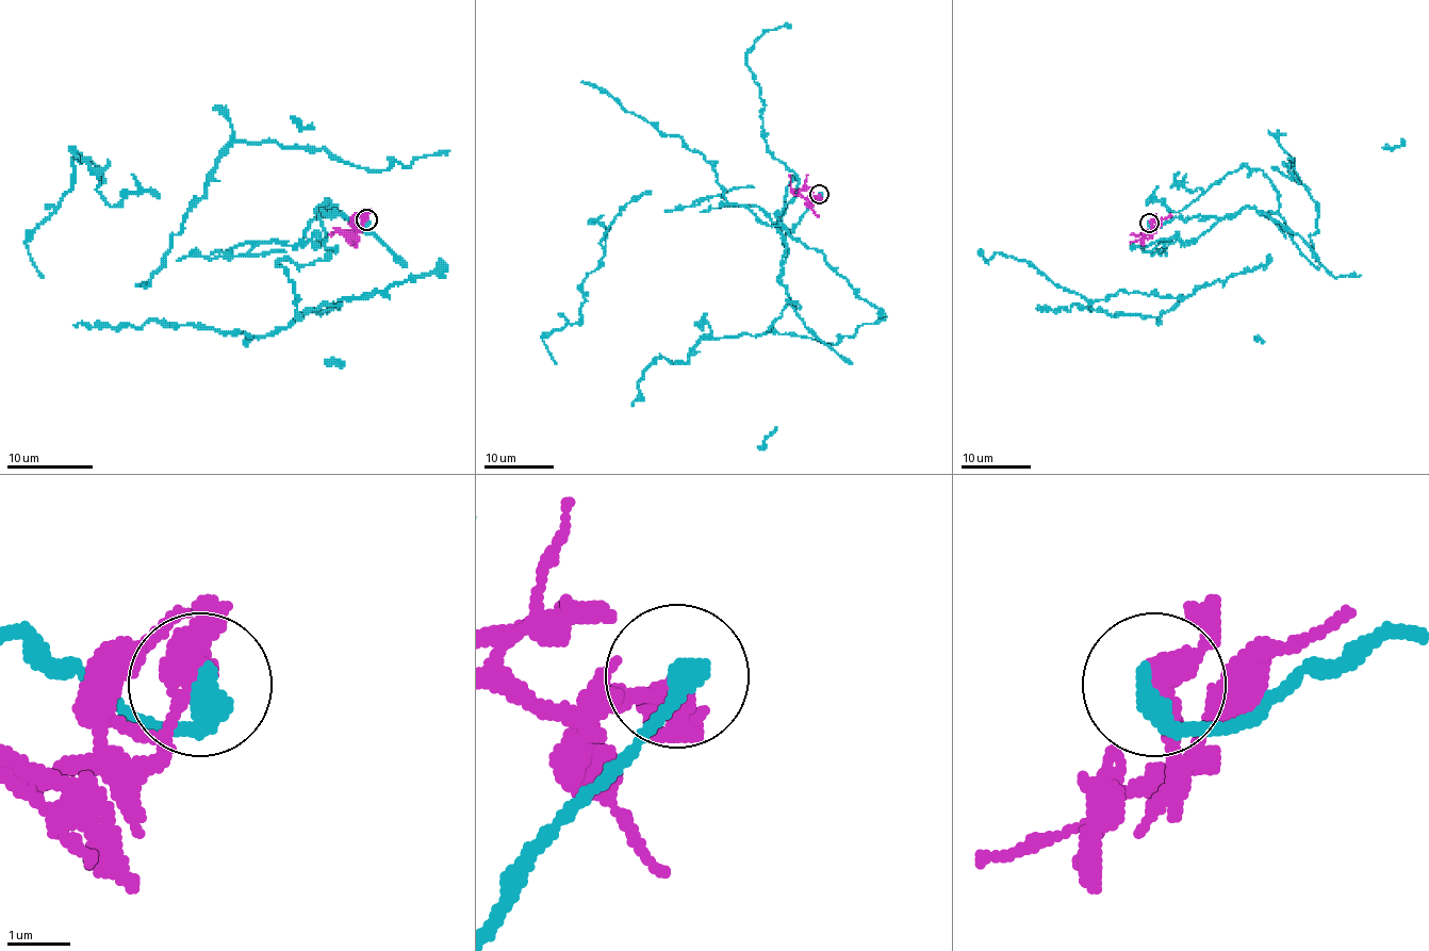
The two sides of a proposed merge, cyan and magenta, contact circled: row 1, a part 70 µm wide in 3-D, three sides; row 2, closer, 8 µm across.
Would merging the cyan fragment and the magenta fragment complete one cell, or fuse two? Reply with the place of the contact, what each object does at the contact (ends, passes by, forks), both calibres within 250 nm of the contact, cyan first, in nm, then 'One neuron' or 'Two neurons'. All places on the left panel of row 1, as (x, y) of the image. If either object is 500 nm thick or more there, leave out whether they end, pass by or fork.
Place: (366, 219). At the ring cyan ends. At the ring magenta passes by. Thickness 400 nm (cyan) against 340 nm. Two neurons

